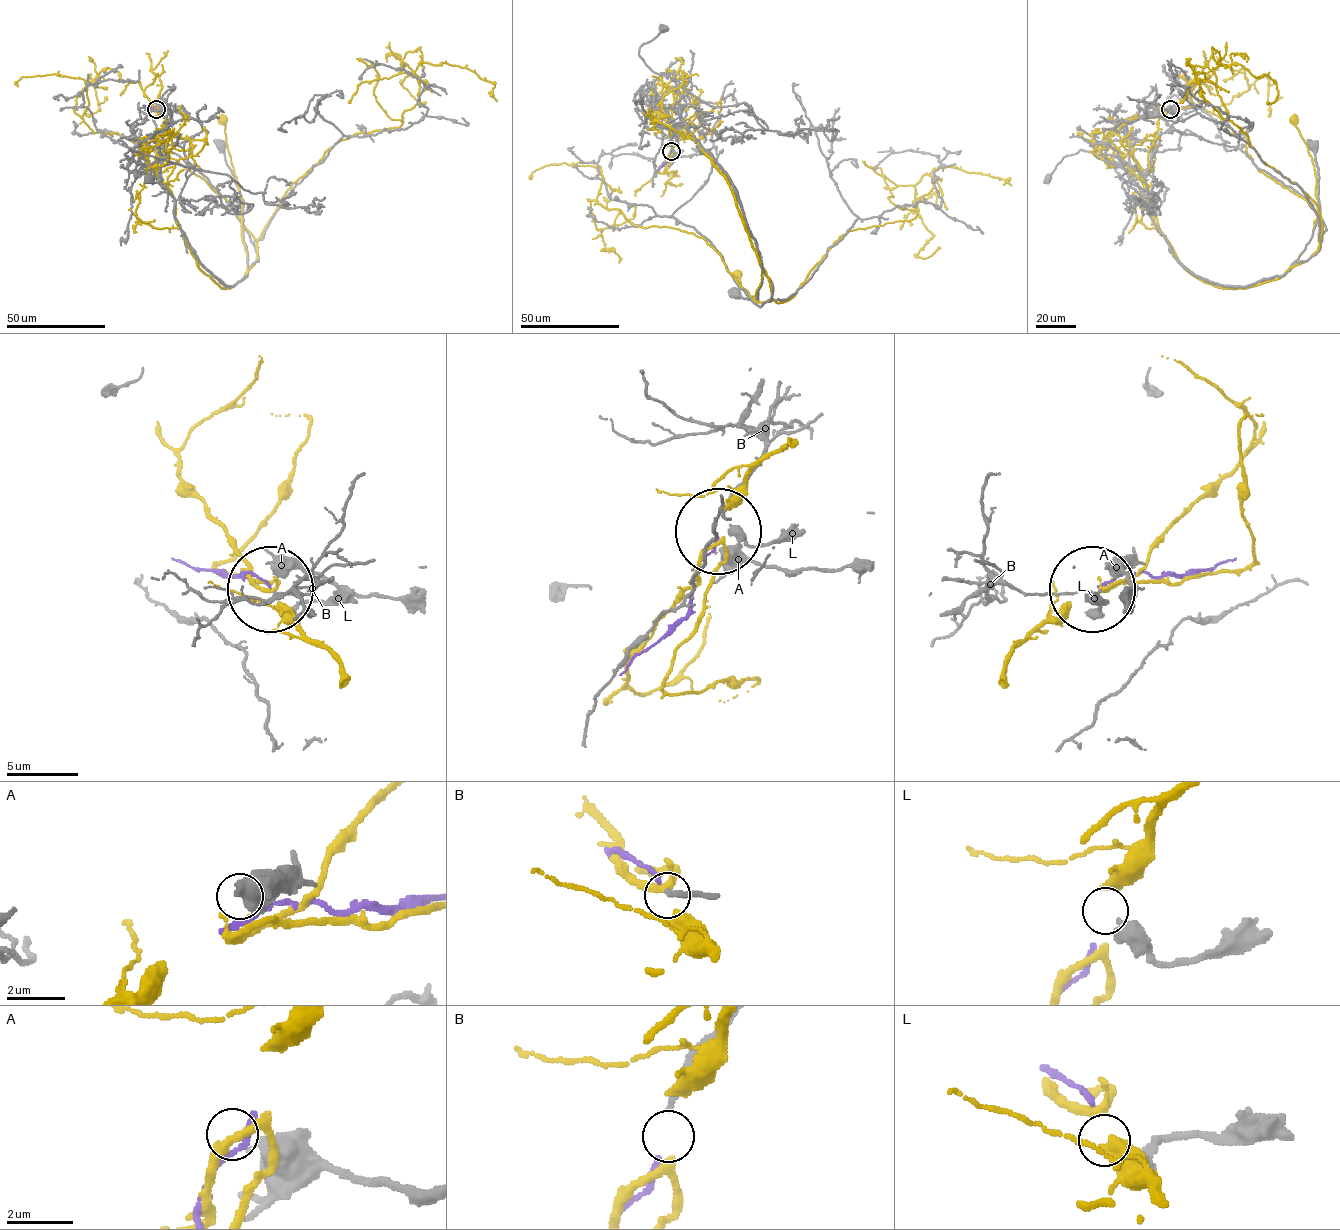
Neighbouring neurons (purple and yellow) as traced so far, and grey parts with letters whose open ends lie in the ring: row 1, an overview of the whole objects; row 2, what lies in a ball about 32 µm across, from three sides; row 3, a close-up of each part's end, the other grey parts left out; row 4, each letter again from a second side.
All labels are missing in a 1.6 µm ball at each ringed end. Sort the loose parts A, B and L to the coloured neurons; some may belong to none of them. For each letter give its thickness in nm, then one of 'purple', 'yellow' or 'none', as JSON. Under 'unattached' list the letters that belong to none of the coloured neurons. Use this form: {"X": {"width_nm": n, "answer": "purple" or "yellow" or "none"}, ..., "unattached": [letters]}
{"A": {"width_nm": 650, "answer": "none"}, "B": {"width_nm": 160, "answer": "purple"}, "L": {"width_nm": 480, "answer": "none"}, "unattached": ["A", "L"]}

